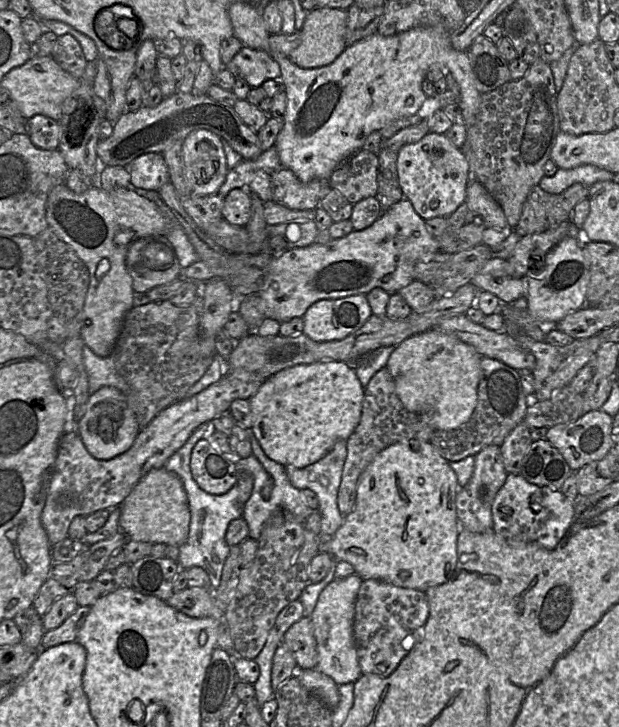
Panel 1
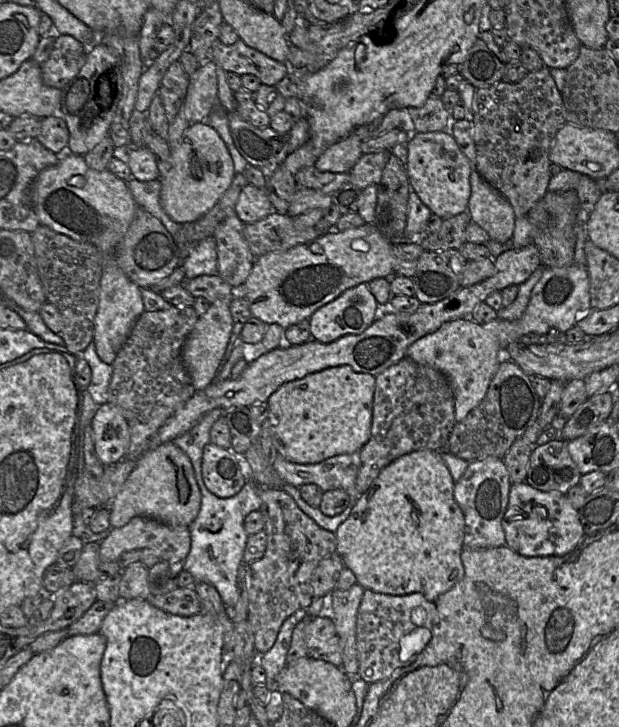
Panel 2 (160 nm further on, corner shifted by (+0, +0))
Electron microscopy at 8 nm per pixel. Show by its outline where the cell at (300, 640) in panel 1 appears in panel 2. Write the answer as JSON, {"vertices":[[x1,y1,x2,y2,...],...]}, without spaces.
{"vertices":[[311,617,305,629,305,642,308,657,342,667,341,643,335,624,330,617]]}

